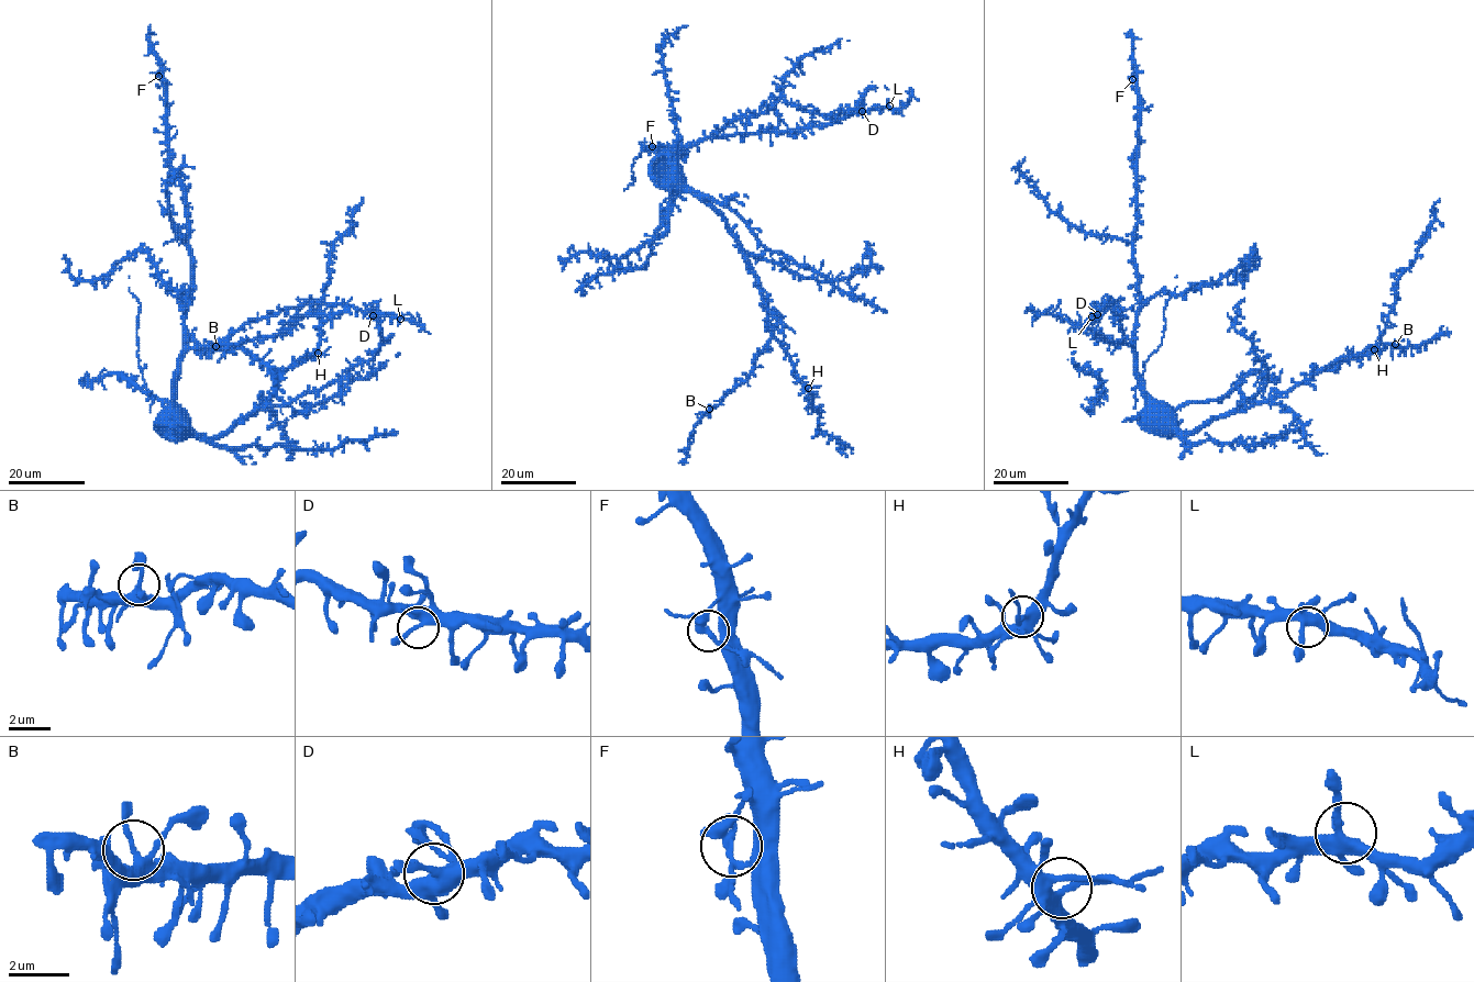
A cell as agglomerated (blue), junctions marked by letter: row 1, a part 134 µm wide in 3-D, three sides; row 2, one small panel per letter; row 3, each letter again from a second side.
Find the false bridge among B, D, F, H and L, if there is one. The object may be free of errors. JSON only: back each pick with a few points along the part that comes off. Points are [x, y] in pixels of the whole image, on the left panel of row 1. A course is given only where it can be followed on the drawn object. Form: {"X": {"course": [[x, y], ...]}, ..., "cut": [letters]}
{"F": {"course": [[158, 76], [172, 85]]}, "cut": ["F"]}

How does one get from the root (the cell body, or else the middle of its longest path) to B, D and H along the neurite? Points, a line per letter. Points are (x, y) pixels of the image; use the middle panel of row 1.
B: (672, 166), (723, 220), (756, 278), (772, 328), (769, 342), (756, 357), (753, 371), (709, 409)
D: (672, 166), (673, 151), (707, 138), (828, 125), (862, 111)
H: (672, 166), (723, 220), (756, 278), (772, 334), (788, 356), (797, 378), (808, 388)

